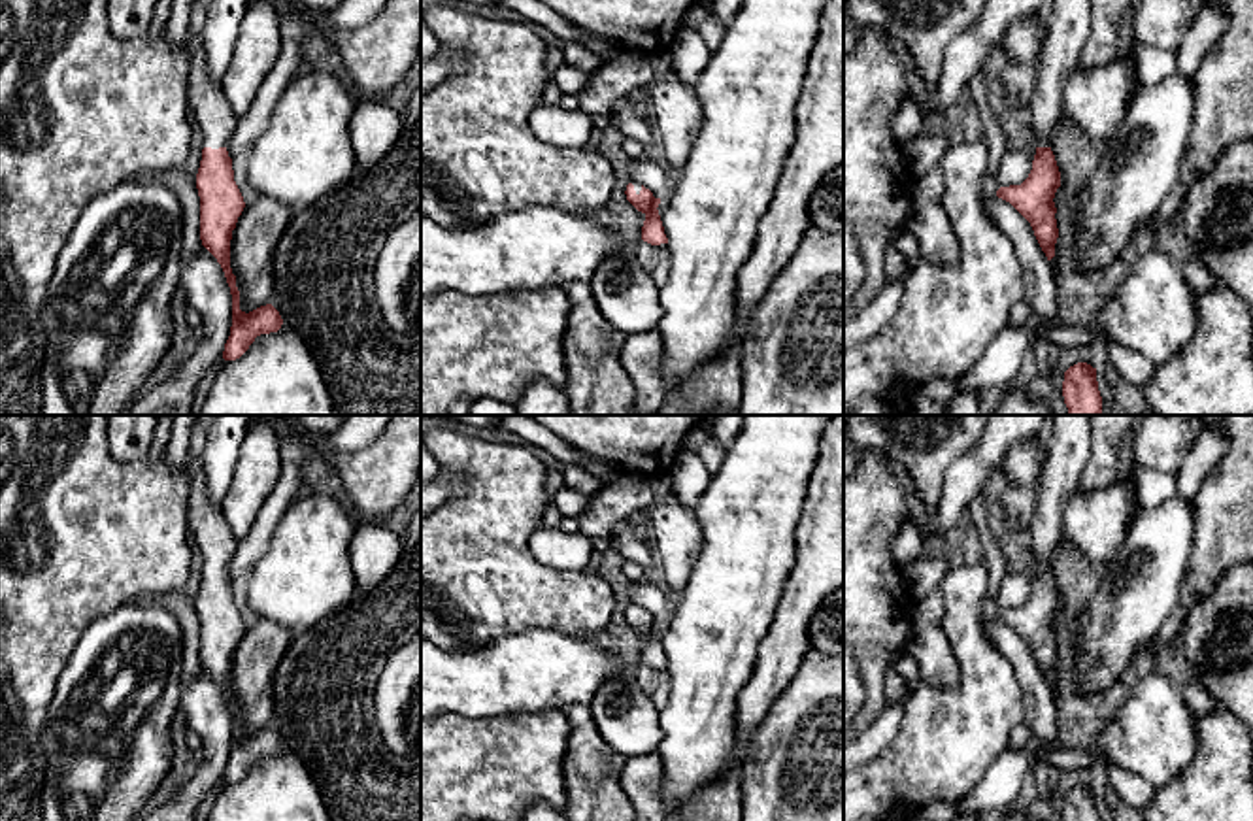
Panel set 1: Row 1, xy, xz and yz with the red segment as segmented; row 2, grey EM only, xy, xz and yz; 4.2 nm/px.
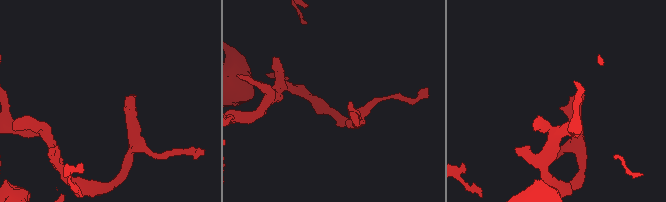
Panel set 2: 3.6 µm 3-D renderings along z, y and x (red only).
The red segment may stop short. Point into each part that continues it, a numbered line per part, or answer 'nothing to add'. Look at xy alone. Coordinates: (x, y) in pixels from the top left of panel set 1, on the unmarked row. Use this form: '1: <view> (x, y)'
1: xy (208, 529)

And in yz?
1: yz (1069, 448)

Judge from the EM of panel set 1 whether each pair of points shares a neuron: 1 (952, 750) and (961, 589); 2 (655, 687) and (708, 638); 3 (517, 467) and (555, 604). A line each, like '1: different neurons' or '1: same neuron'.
1: same neuron
2: different neurons
3: same neuron

